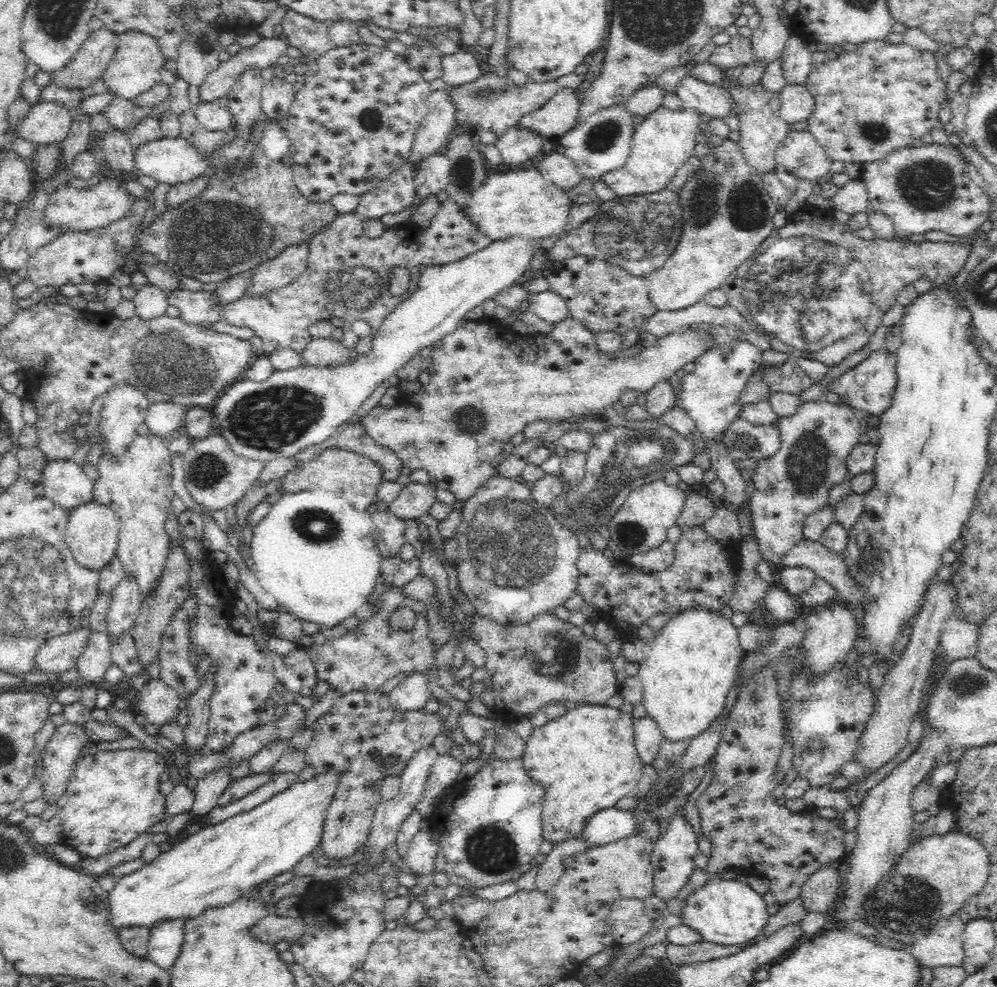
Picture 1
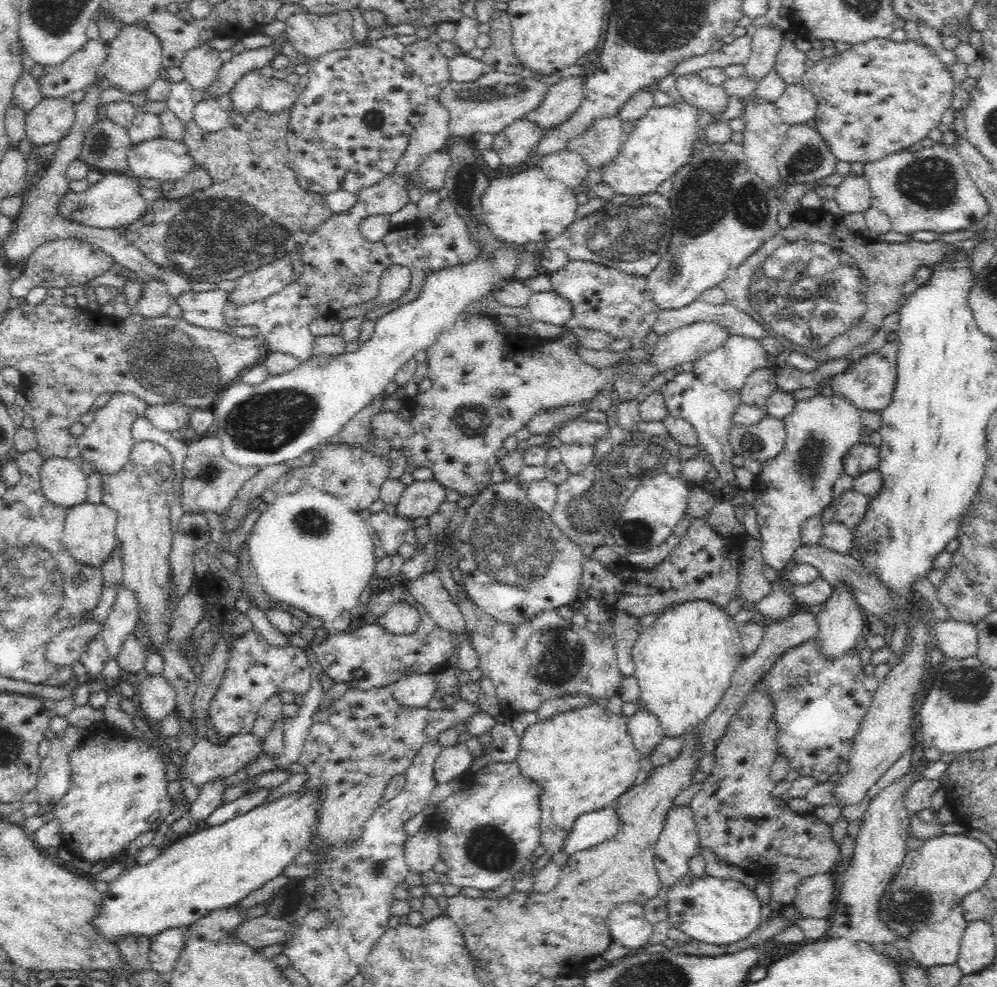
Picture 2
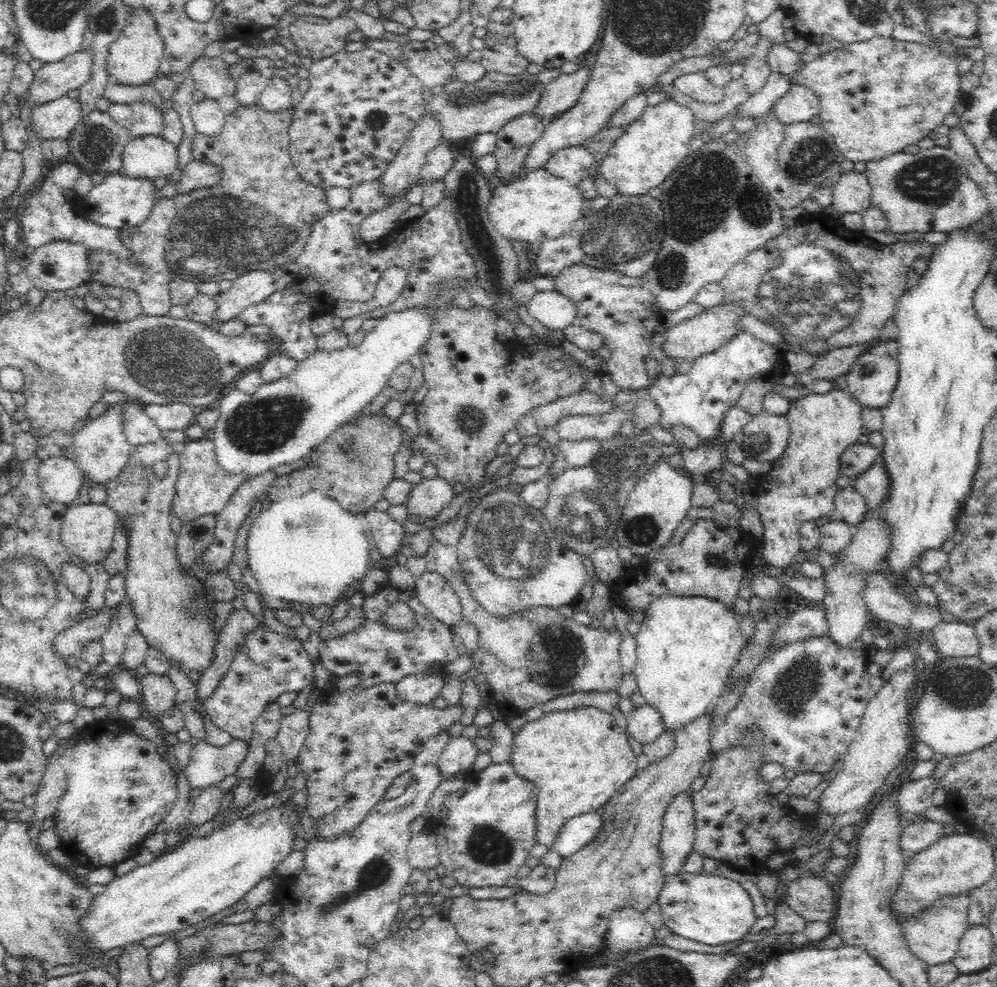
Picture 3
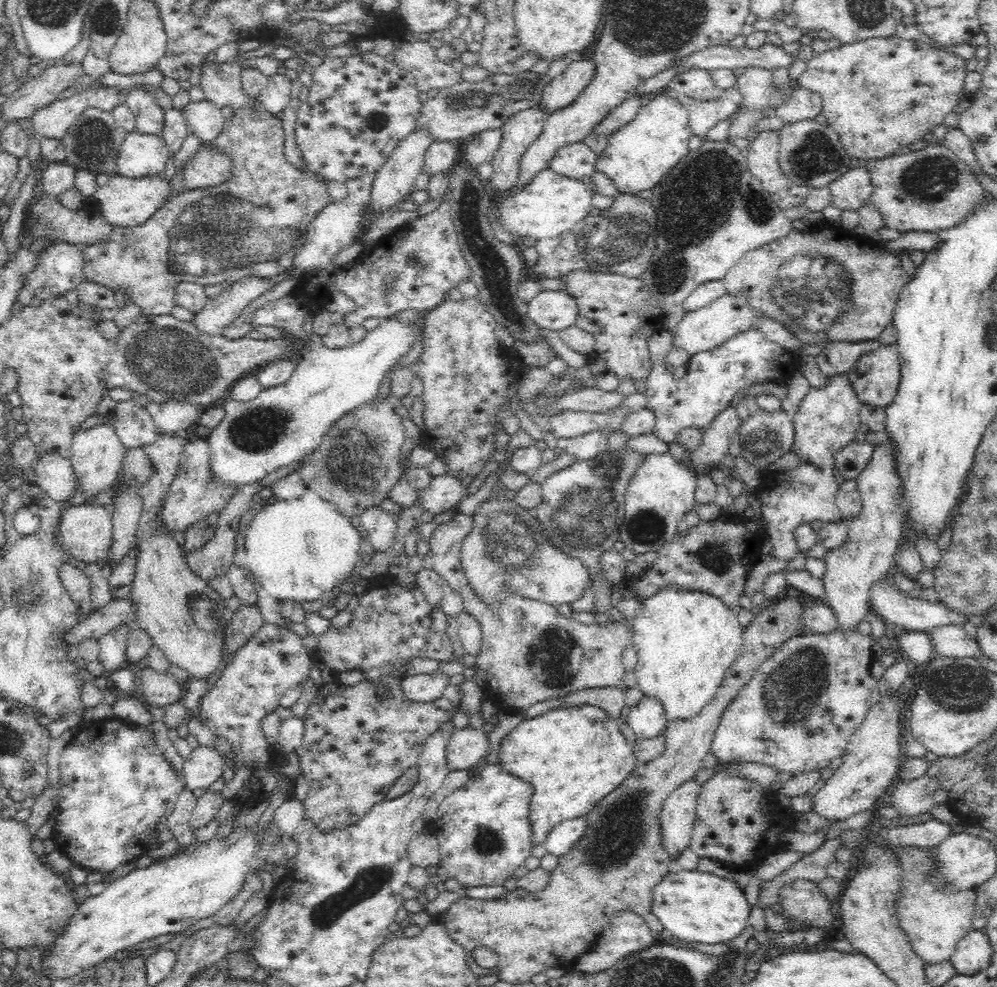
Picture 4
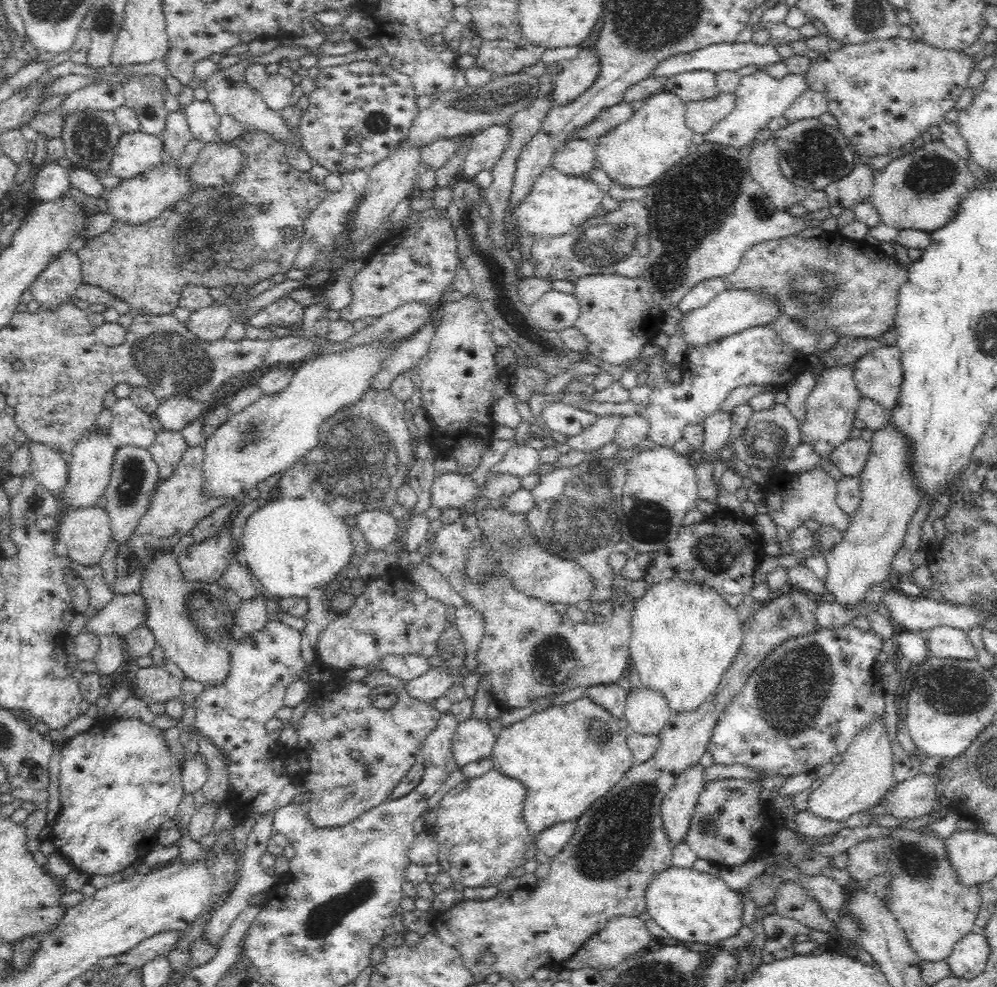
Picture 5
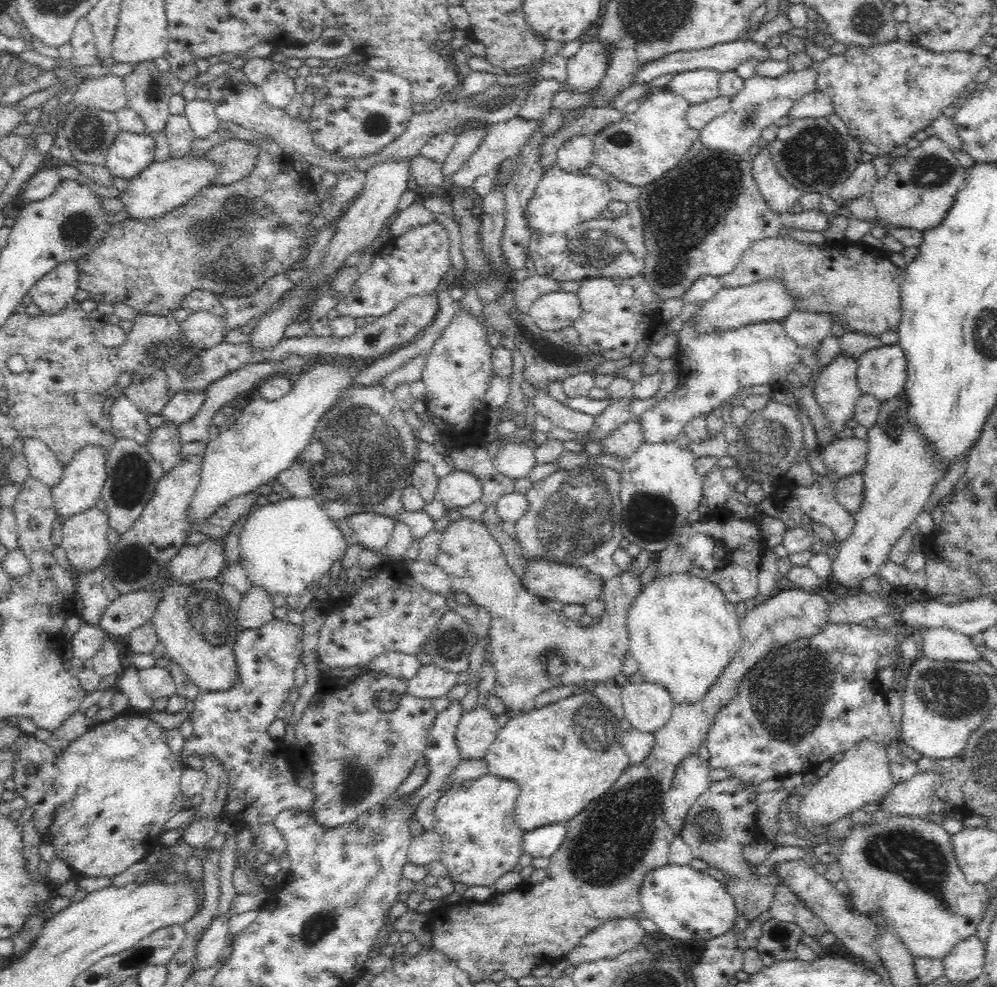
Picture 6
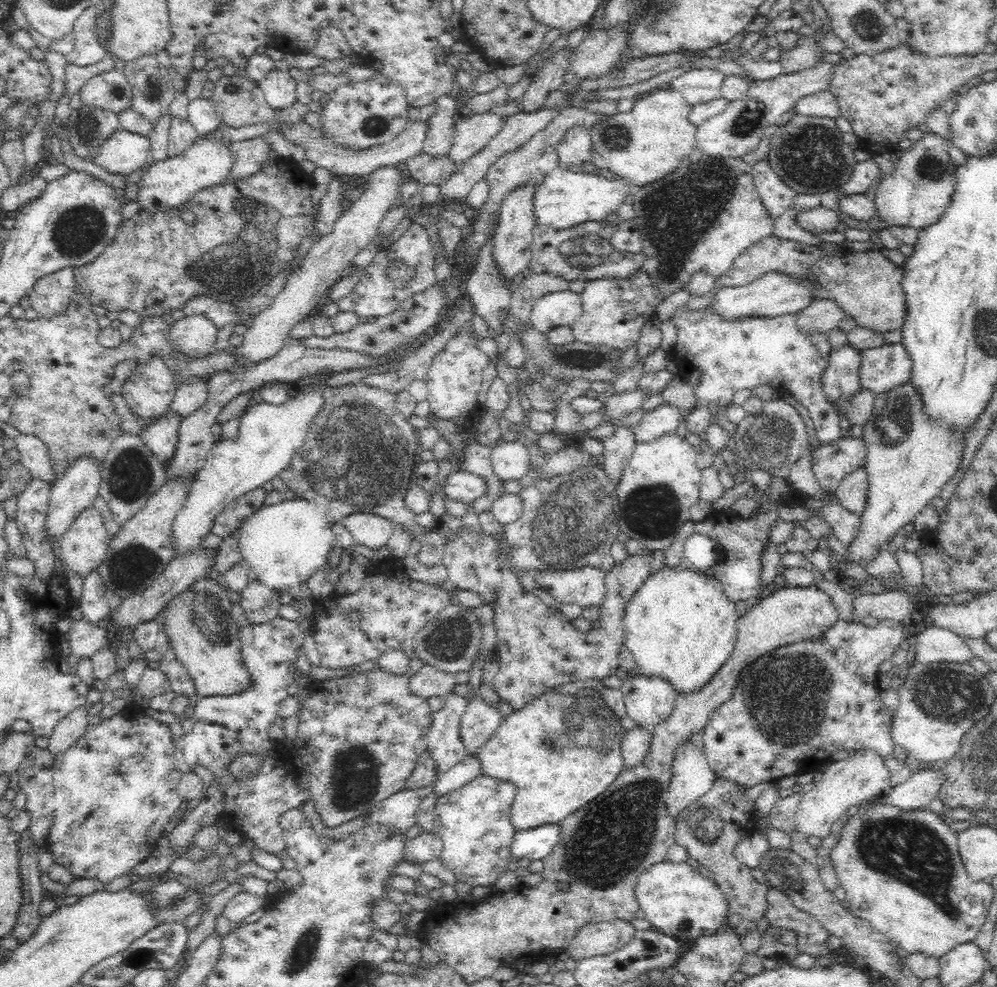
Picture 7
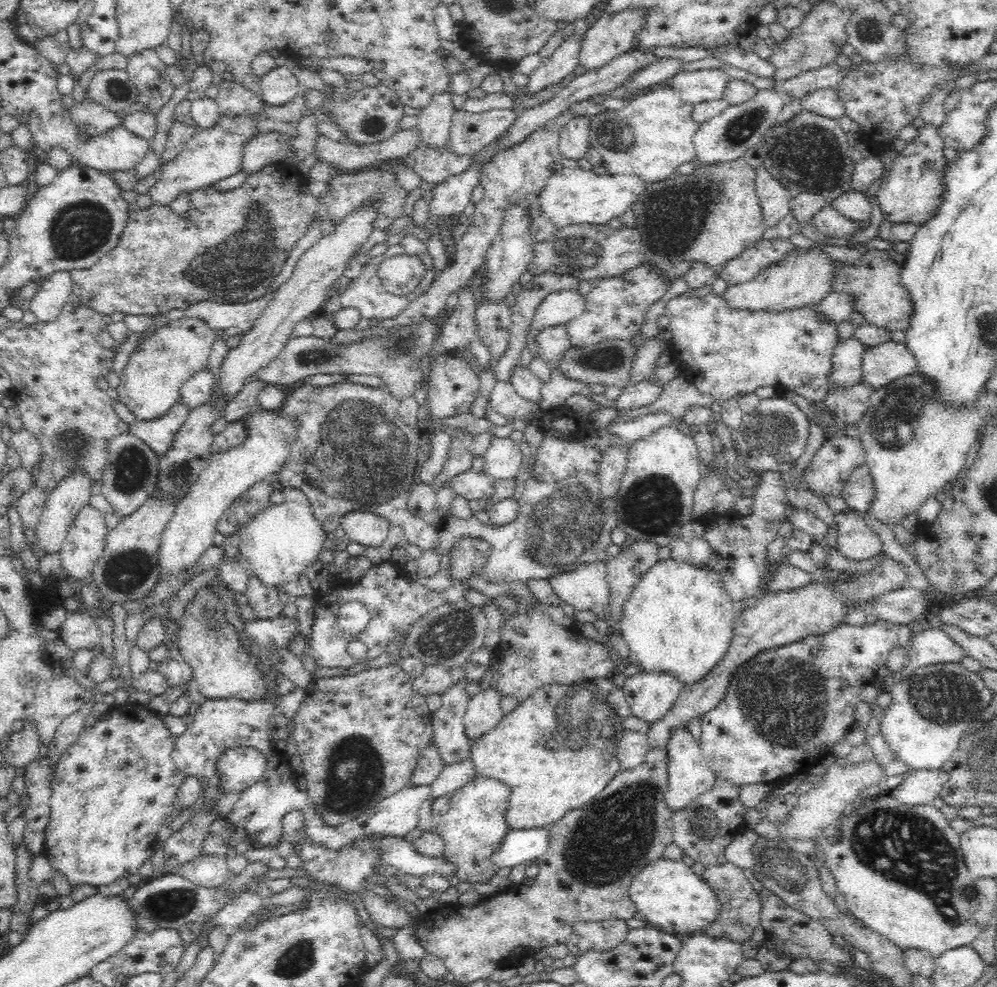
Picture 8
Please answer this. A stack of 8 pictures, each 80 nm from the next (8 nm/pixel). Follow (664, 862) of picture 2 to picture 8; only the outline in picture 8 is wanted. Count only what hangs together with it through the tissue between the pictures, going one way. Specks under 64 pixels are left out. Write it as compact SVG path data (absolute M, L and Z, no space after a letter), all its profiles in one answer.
M678 727L671 732L666 745L667 762L667 791L664 793L666 804L672 812L685 809L695 798L708 792L716 782L716 776L705 763L699 741L686 727Z

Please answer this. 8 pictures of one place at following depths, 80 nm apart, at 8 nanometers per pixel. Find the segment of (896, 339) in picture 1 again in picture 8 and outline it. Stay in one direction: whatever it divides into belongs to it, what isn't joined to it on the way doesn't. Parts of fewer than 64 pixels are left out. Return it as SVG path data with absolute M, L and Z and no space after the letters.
M892 339L867 347L862 358L862 381L873 389L918 371L918 363L906 343Z

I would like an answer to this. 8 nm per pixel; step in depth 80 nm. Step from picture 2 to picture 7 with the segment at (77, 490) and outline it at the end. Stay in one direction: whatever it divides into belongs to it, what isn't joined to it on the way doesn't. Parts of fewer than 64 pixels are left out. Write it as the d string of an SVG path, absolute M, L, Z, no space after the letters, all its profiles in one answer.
M19 433L18 436L16 436L16 440L11 445L18 449L18 452L20 453L19 462L29 471L31 479L38 478L48 484L55 482L56 477L54 477L54 467L50 465L50 456L42 441L36 436Z

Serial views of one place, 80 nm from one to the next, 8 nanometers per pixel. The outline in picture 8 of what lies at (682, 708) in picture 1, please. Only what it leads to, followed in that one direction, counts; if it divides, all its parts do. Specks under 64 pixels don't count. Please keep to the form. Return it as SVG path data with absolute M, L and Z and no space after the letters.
M662 559L644 573L622 609L620 632L644 672L670 673L685 685L705 677L726 654L736 613L718 572Z

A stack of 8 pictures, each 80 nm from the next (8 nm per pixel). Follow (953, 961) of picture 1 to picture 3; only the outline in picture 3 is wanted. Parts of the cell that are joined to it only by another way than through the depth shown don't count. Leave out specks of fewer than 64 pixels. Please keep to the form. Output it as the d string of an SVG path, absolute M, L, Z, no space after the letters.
M962 893L955 897L943 896L934 914L922 911L922 914L910 916L908 920L904 920L901 929L912 955L920 958L921 962L930 966L951 962L952 958L956 956L956 952L958 952L960 940L971 928L968 921L968 908L970 905L970 899L968 898L969 893Z

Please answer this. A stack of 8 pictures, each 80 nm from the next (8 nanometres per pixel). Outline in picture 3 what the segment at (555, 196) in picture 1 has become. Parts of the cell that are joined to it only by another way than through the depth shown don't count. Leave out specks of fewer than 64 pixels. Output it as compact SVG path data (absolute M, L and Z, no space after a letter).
M542 167L508 183L496 185L491 192L487 211L490 223L504 239L539 246L542 241L556 239L565 234L574 222L586 214L582 202L584 197L577 185L548 173Z

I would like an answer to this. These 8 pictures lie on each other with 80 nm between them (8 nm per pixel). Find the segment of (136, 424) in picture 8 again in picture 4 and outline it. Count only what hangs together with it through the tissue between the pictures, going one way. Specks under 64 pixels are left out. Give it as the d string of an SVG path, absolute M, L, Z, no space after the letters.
M164 434L155 444L142 448L155 472L140 490L143 510L135 539L137 570L128 598L136 605L135 625L152 637L153 646L160 648L174 666L186 670L195 679L205 679L224 668L224 628L232 613L227 611L225 599L218 592L190 572L180 545L160 522L162 500L174 482L182 452L189 443L187 437Z

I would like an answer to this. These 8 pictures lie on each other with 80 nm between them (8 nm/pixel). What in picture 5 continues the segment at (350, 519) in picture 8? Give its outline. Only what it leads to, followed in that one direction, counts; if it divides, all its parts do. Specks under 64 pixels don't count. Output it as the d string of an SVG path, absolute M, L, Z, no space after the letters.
M363 511L351 519L350 522L362 531L366 542L368 542L370 548L374 550L384 550L397 536L397 521L387 511Z

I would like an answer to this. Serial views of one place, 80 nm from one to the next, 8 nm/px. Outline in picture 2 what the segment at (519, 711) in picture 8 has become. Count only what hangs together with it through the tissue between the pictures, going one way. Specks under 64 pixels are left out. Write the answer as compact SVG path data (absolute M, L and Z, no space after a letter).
M598 703L556 714L525 728L515 761L520 772L538 782L542 789L539 844L545 848L545 854L532 862L531 870L521 880L515 881L514 891L532 889L534 875L554 853L561 850L575 818L612 805L634 784L640 770L640 759L628 734L626 717L613 714Z

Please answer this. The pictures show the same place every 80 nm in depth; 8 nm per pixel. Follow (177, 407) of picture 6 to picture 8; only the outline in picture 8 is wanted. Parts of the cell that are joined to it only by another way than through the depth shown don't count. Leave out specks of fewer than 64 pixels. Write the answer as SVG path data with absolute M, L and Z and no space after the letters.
M204 369L195 372L182 384L178 399L190 410L198 408L210 400L216 386L216 377L212 371Z

